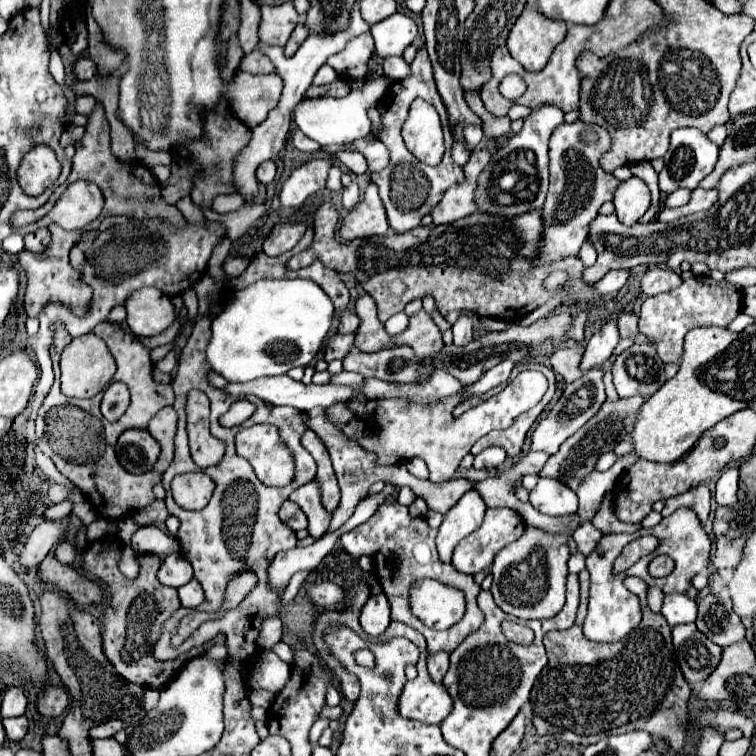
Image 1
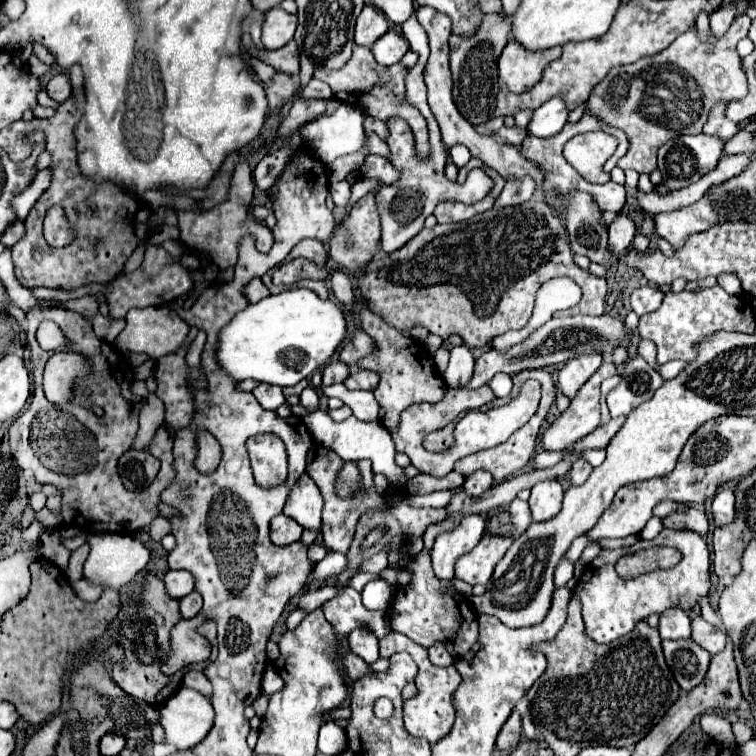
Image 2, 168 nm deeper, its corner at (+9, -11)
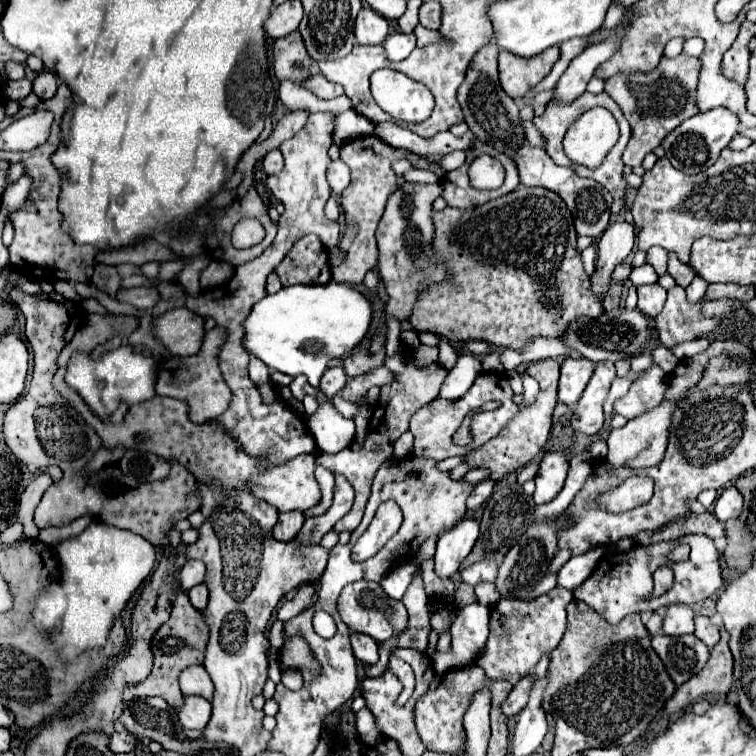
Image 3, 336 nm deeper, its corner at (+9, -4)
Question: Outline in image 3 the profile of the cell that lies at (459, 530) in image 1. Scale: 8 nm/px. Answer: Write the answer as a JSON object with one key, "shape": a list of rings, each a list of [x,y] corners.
{"shape":[[[472,516],[460,520],[454,528],[440,534],[434,556],[436,574],[440,578],[450,578],[458,572],[462,560],[470,554],[478,534],[480,534],[480,522]]]}

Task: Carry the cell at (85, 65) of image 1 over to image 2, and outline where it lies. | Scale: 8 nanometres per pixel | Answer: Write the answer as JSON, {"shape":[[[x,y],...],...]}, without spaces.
{"shape":[[[60,73],[56,77],[52,77],[46,85],[46,93],[50,95],[50,99],[62,103],[70,97],[70,83],[68,83],[68,75],[66,73]]]}

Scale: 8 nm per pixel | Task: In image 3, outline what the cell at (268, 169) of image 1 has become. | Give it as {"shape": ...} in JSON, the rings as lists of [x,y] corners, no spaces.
{"shape":[[[278,148],[270,150],[264,160],[262,160],[262,166],[264,166],[264,172],[266,174],[278,174],[282,168],[284,168],[284,158],[282,158],[282,152]]]}

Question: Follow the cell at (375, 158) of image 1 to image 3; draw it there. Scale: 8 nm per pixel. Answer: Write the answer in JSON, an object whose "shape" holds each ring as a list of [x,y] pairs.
{"shape":[[[408,170],[402,174],[406,182],[436,182],[438,176],[434,176],[432,172],[424,172],[424,170]]]}

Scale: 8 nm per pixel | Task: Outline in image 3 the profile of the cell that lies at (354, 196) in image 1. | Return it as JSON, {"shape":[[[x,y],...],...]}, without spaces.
{"shape":[[[336,160],[330,164],[328,184],[330,184],[334,194],[342,194],[344,188],[350,184],[350,170],[346,168],[346,164],[342,164],[342,160]]]}

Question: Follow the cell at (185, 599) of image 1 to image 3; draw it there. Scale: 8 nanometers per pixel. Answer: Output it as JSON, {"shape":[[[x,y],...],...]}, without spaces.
{"shape":[[[198,584],[192,590],[188,590],[188,598],[190,598],[190,604],[194,608],[204,610],[206,608],[206,602],[208,602],[208,588],[204,584]]]}

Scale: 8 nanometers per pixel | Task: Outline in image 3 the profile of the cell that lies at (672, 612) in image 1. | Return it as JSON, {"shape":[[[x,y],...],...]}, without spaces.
{"shape":[[[674,604],[668,606],[668,614],[664,618],[664,632],[668,636],[684,636],[694,632],[694,612],[686,604]]]}

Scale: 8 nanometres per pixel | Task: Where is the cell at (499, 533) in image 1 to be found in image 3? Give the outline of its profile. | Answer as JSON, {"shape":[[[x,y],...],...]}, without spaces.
{"shape":[[[486,556],[480,562],[474,562],[468,568],[464,568],[460,572],[460,578],[466,584],[476,586],[478,582],[494,582],[496,574],[498,574],[498,562],[496,562],[496,558],[494,556]]]}

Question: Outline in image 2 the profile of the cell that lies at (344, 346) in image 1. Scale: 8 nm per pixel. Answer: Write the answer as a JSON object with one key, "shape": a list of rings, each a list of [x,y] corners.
{"shape":[[[332,361],[326,369],[324,369],[324,377],[322,377],[322,385],[332,385],[332,383],[344,383],[346,377],[350,375],[350,367],[344,365],[342,361]]]}

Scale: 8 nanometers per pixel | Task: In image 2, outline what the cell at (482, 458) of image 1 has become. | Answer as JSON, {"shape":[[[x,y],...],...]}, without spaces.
{"shape":[[[476,471],[474,475],[466,477],[462,487],[470,497],[478,497],[478,495],[484,495],[492,483],[494,483],[494,479],[488,471]]]}

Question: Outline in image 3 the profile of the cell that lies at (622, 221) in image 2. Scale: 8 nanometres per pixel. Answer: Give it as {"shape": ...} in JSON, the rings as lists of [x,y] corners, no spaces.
{"shape":[[[618,220],[606,228],[598,242],[596,272],[592,276],[594,294],[604,294],[610,286],[612,270],[632,252],[634,248],[634,226],[626,220]]]}

